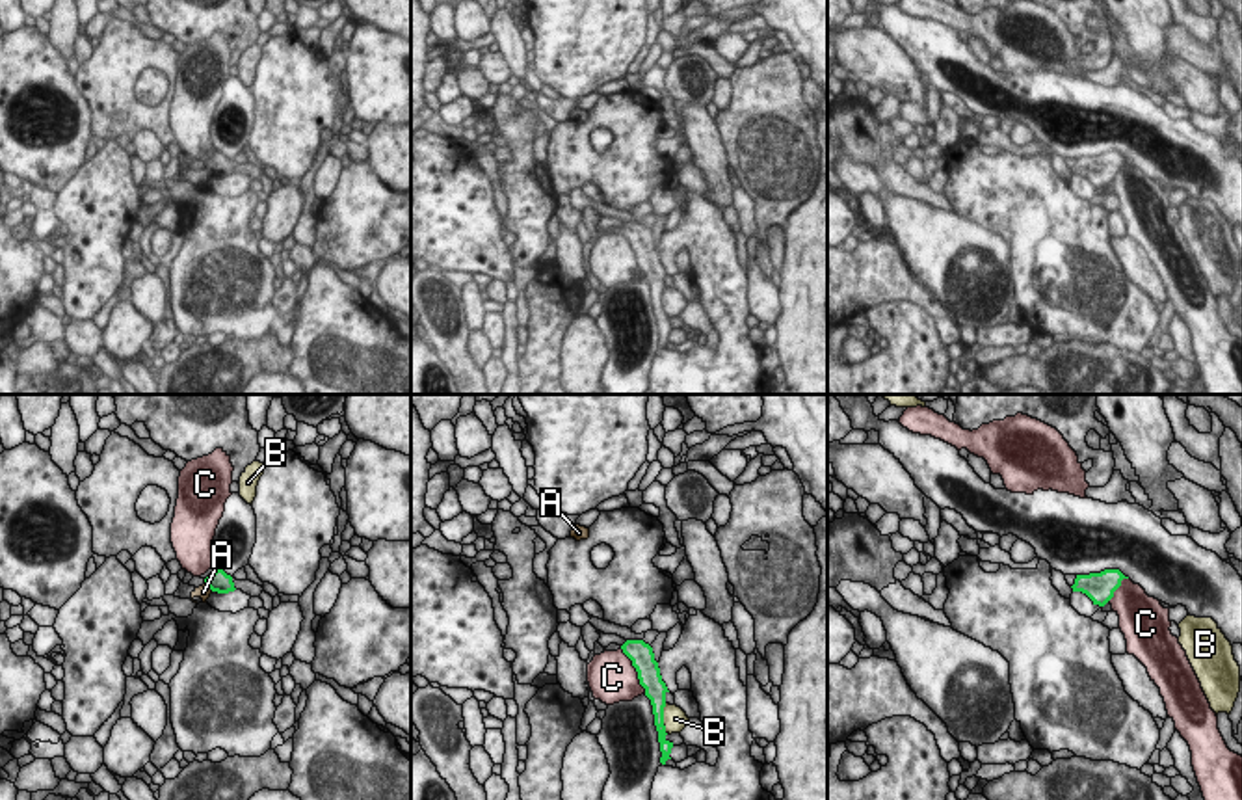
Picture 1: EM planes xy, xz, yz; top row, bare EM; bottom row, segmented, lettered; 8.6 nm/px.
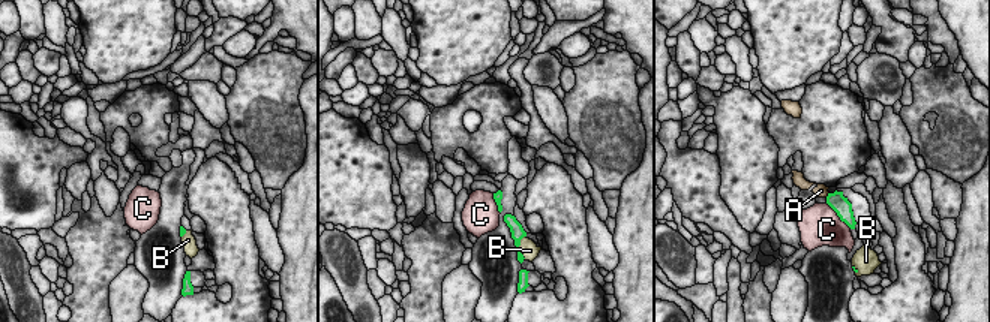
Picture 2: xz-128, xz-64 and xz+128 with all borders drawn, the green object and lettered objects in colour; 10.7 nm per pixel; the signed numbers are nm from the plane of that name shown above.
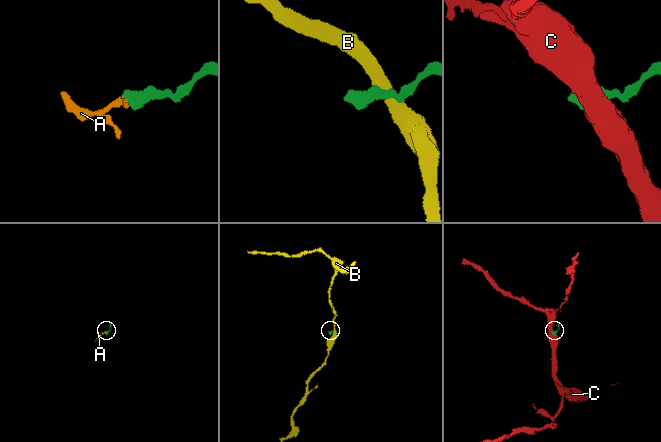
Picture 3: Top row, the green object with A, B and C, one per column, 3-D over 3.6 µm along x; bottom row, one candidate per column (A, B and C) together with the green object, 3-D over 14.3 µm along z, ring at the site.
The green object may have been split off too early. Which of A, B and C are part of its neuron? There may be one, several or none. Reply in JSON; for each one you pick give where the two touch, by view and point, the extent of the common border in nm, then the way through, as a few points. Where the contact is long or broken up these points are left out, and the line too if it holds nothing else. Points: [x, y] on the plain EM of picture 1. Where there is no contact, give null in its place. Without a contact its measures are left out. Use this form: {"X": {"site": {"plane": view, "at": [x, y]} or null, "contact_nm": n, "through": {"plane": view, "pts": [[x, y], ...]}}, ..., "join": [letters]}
{"join": []}

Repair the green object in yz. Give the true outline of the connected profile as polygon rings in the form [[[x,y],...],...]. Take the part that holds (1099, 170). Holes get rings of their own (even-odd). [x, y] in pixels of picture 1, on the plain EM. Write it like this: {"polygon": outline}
{"polygon": [[[1104,153],[1101,156],[1077,158],[1073,175],[1086,177],[1093,188],[1104,190],[1114,175],[1121,169],[1121,164],[1129,162],[1119,153]]]}

